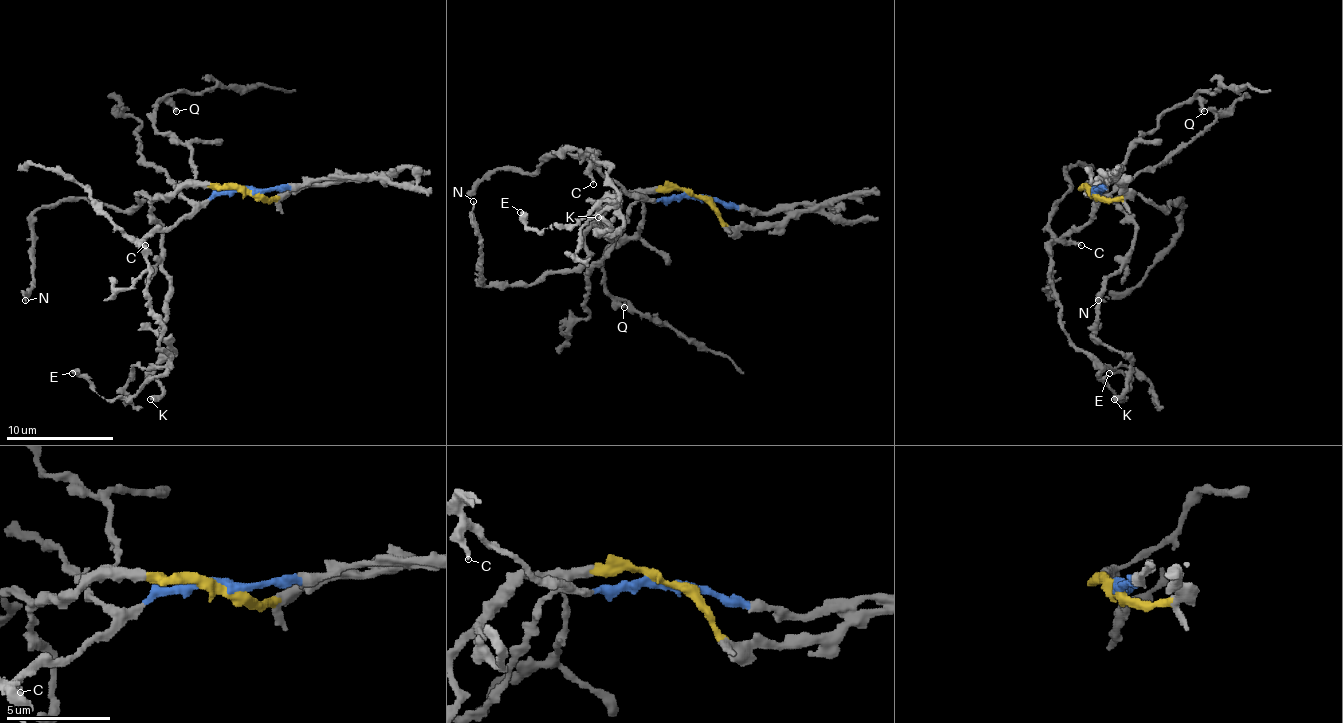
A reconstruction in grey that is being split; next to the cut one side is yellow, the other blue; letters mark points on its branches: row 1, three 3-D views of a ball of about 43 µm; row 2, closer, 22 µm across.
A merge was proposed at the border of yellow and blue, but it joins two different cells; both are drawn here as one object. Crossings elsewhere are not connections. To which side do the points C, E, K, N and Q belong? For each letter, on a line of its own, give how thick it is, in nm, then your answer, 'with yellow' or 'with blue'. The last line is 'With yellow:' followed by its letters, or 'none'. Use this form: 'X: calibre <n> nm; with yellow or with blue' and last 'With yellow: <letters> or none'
C: calibre 220 nm; with blue
E: calibre 400 nm; with blue
K: calibre 360 nm; with yellow
N: calibre 140 nm; with yellow
Q: calibre 300 nm; with yellow
With yellow: K, N, Q

